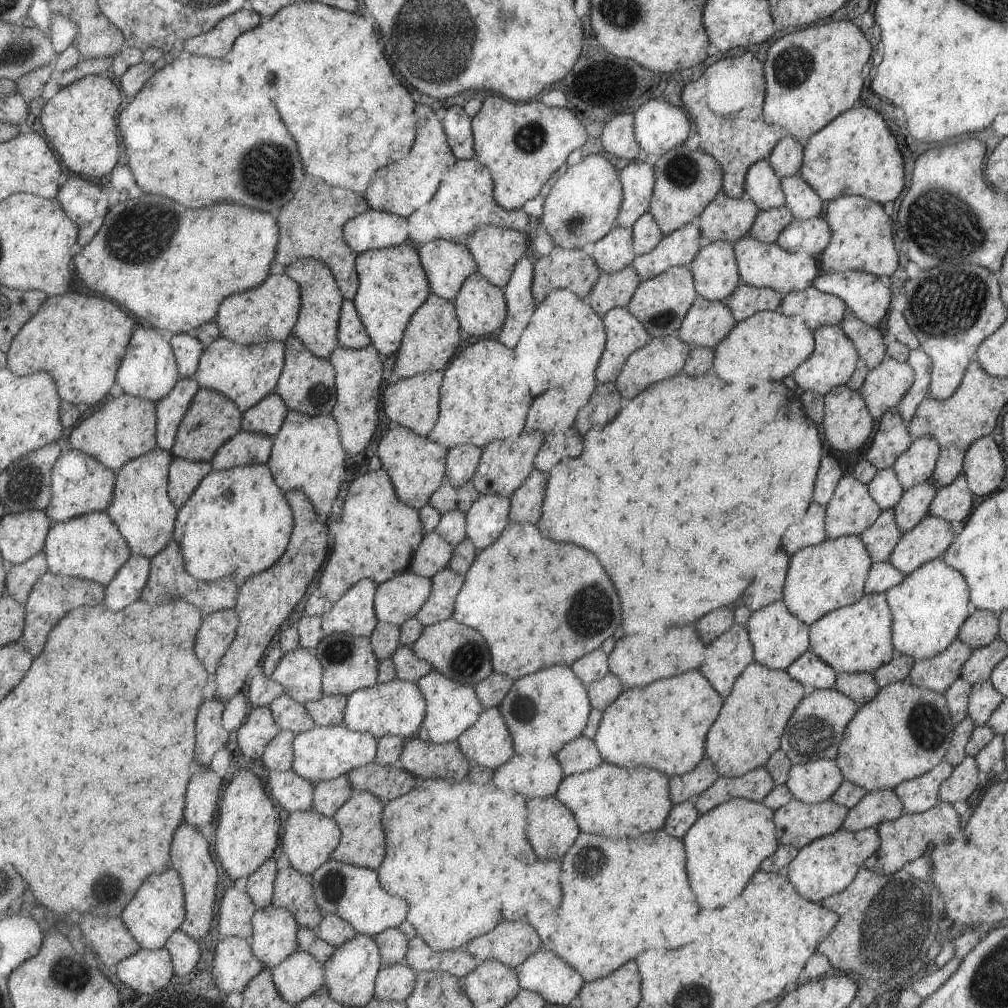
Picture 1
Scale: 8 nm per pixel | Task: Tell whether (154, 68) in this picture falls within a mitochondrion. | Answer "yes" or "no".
no

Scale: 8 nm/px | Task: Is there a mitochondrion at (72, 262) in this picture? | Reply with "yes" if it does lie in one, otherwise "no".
no

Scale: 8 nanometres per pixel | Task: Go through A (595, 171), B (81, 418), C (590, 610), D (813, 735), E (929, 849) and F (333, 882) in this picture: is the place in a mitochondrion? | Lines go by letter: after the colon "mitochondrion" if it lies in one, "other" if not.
A: other
B: other
C: mitochondrion
D: mitochondrion
E: other
F: mitochondrion

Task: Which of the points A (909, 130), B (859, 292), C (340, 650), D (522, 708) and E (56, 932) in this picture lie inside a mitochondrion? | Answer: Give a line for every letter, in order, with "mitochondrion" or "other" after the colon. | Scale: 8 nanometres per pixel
A: other
B: other
C: mitochondrion
D: mitochondrion
E: other

